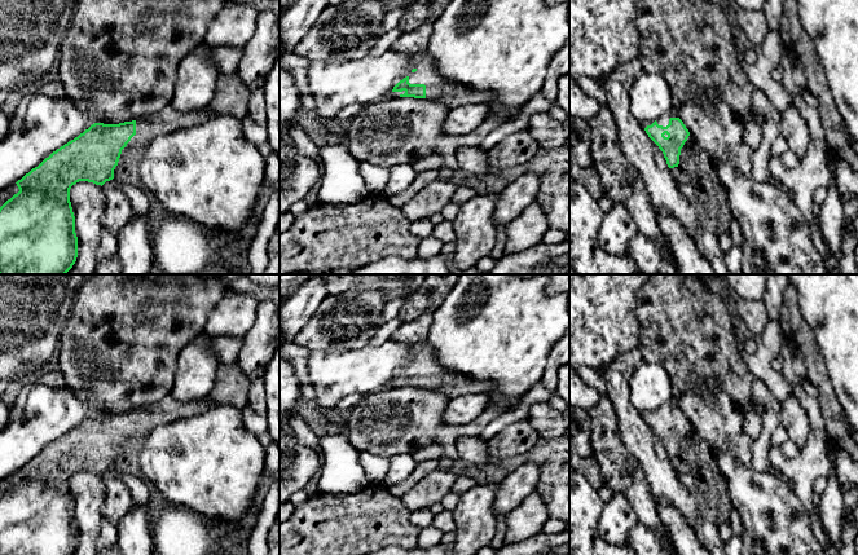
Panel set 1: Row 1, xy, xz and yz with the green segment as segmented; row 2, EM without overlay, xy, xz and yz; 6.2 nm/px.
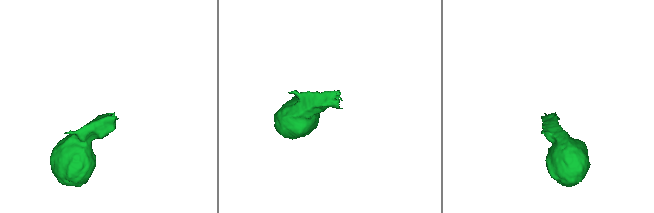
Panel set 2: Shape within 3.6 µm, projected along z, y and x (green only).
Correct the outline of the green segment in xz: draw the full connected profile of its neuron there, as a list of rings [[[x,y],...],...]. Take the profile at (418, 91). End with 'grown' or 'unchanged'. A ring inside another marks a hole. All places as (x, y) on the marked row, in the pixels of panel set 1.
[[[426,52],[414,58],[412,74],[400,80],[387,97],[426,98],[445,103],[449,109],[470,103],[488,102],[492,92],[474,91],[463,84],[452,83],[435,70],[432,57]]]; grown

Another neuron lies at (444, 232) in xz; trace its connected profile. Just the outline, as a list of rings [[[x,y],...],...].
[[[444,220],[434,226],[432,235],[440,242],[449,243],[454,242],[456,234],[453,230],[453,223],[449,220]]]

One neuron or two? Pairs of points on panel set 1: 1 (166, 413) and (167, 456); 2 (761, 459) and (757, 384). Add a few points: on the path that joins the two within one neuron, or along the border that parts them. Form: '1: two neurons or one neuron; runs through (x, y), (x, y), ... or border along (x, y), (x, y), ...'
1: two neurons; border along (196, 414), (157, 426)
2: one neuron; runs through (762, 441), (769, 426), (768, 402)

